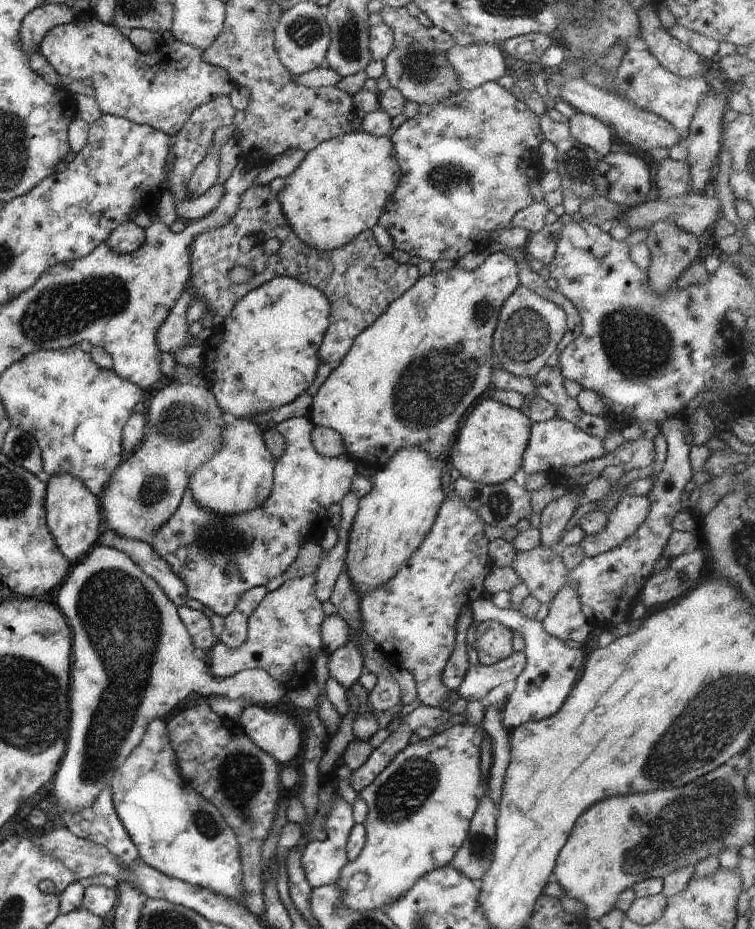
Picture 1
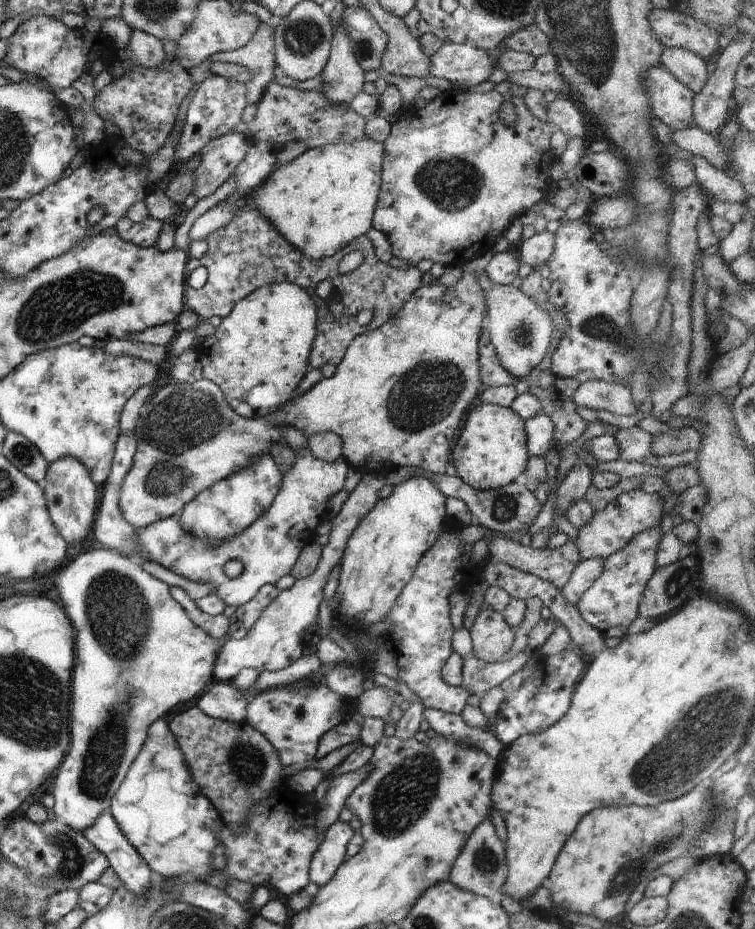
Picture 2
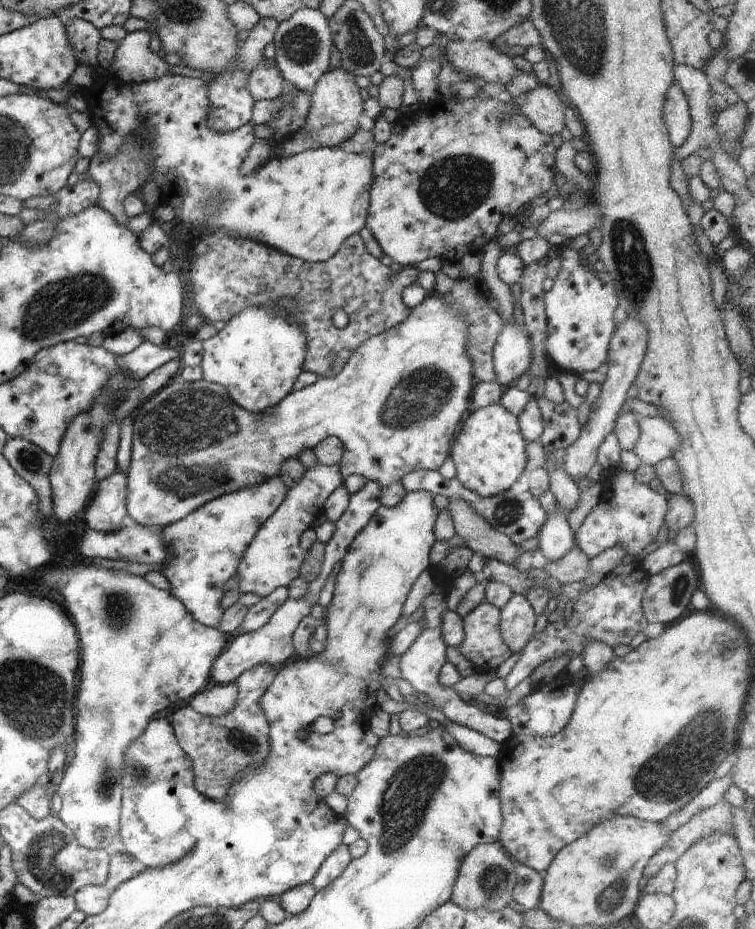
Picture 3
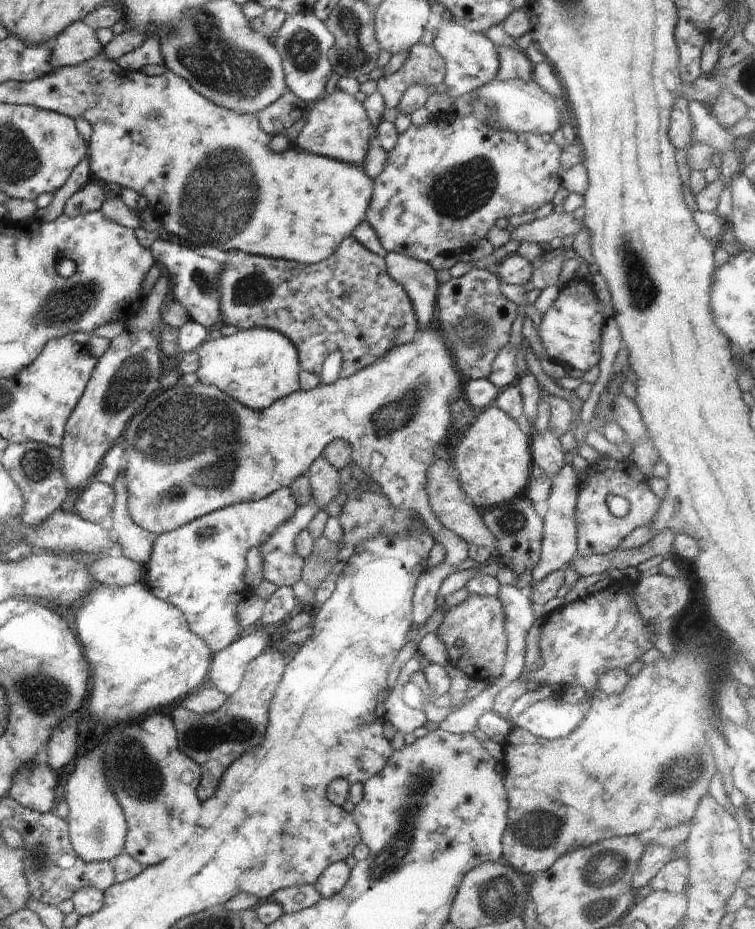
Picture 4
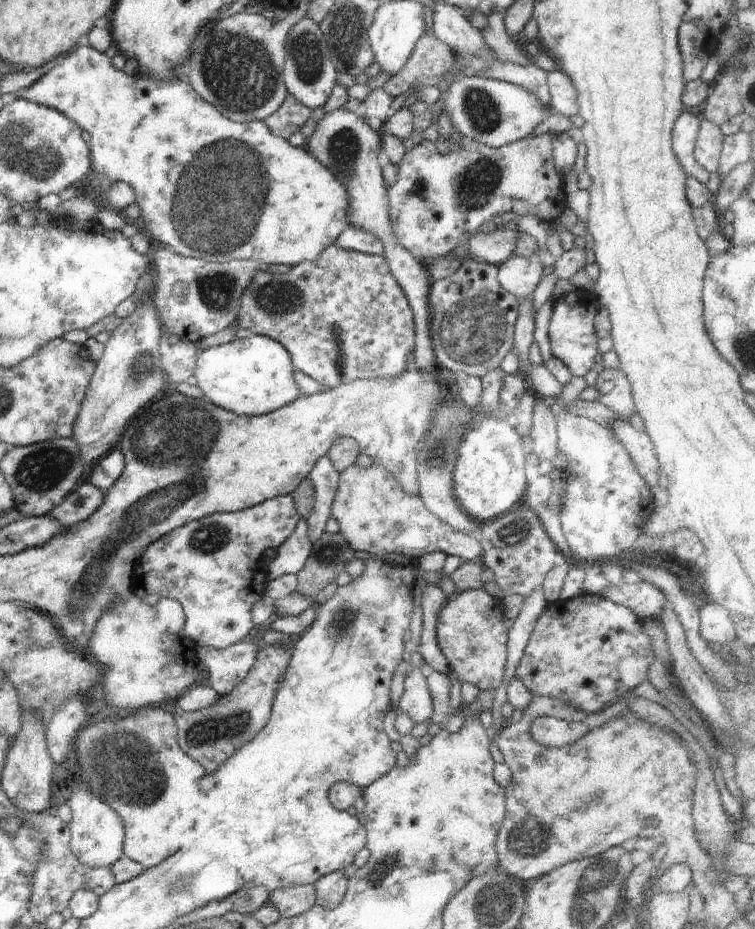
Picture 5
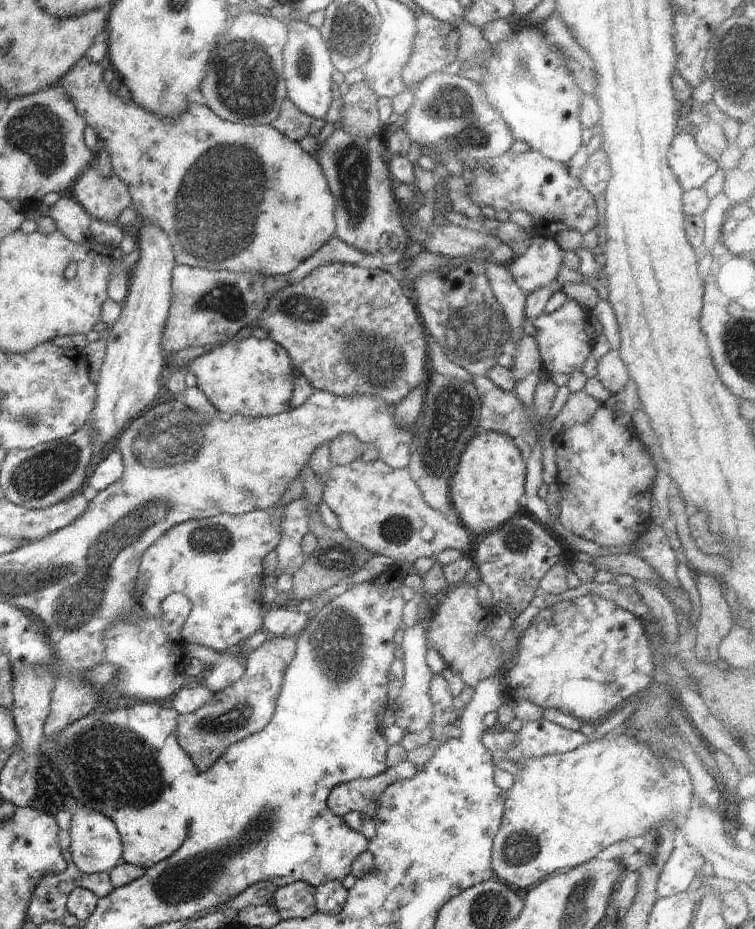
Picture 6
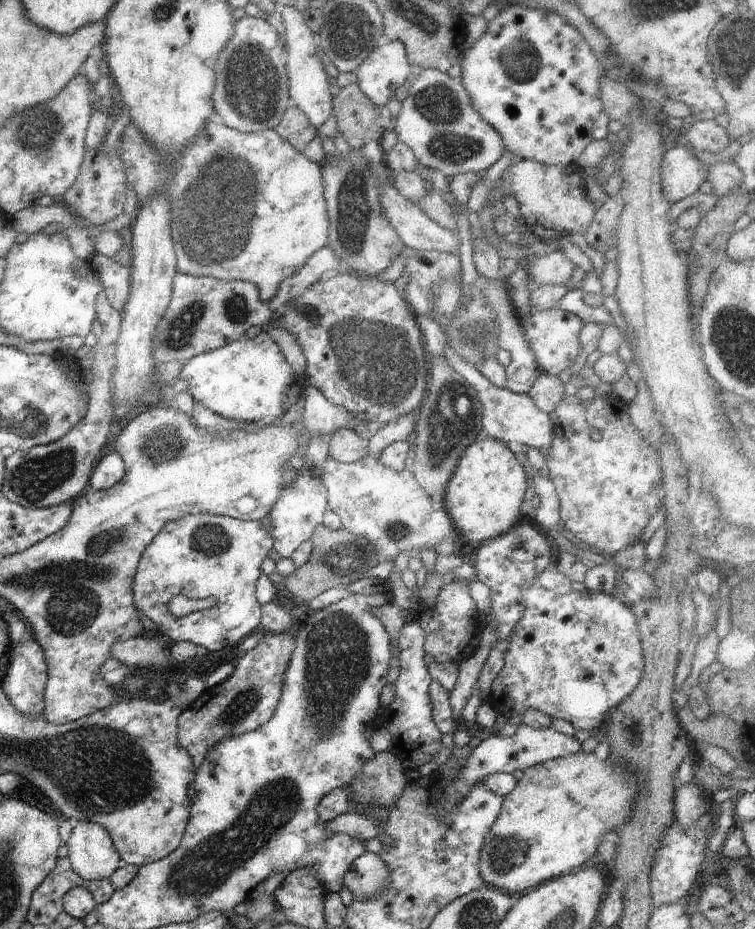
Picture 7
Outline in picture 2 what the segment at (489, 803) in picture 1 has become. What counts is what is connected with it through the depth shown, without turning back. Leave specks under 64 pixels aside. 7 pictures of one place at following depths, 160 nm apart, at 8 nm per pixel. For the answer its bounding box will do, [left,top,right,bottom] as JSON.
[449,819,508,900]

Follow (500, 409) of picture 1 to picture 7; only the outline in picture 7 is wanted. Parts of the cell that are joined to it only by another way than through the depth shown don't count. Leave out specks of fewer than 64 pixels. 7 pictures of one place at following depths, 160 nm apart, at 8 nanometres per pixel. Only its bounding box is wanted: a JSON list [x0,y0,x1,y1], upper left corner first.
[442,437,529,542]

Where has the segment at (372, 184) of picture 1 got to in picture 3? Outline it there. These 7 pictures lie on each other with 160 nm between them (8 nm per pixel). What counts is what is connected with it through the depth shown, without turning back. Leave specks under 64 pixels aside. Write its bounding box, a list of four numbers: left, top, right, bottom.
[78,74,373,263]

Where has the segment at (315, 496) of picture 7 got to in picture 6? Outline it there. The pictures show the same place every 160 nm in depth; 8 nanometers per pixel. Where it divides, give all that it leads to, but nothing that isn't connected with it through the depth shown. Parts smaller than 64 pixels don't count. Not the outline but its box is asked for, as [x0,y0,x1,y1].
[274,496,310,577]

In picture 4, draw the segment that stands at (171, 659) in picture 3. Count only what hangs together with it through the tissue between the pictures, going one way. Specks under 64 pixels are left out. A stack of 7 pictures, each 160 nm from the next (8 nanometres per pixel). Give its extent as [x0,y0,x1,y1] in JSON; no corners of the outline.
[65,581,213,863]

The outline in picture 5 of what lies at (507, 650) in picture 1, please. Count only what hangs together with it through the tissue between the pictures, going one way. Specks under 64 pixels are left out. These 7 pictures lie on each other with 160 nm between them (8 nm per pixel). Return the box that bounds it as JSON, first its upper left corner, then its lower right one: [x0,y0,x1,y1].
[436,589,509,691]

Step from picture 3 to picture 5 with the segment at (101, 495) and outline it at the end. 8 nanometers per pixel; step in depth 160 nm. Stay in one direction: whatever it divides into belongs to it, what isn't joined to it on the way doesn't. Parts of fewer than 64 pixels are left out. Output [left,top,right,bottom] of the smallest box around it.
[46,483,104,528]

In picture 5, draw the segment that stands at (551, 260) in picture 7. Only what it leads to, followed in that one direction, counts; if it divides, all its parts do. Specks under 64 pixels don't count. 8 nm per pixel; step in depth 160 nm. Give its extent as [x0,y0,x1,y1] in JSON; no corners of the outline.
[497,253,547,300]

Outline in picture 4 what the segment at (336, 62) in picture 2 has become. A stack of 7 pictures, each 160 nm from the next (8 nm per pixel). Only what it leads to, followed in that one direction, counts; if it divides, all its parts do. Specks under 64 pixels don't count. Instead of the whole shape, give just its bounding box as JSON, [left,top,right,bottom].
[296,88,374,167]

